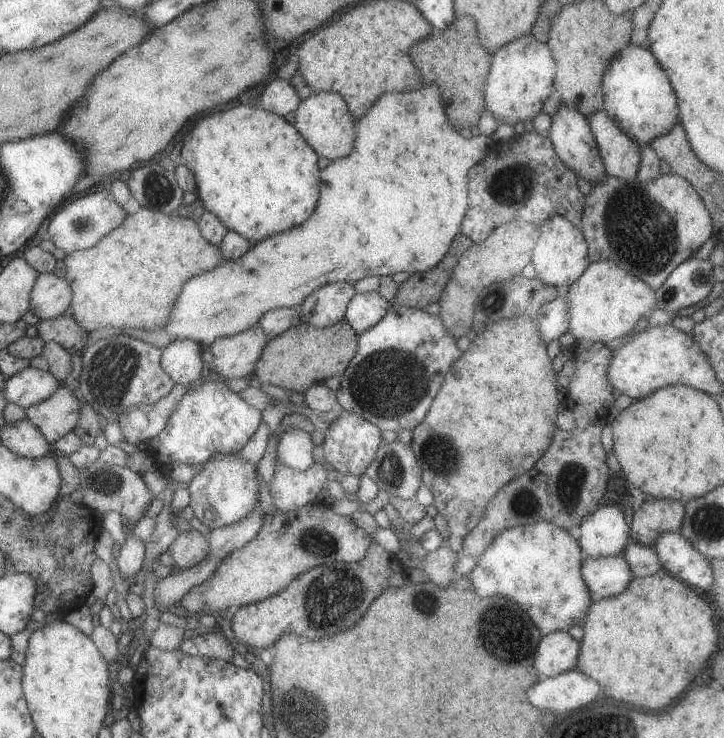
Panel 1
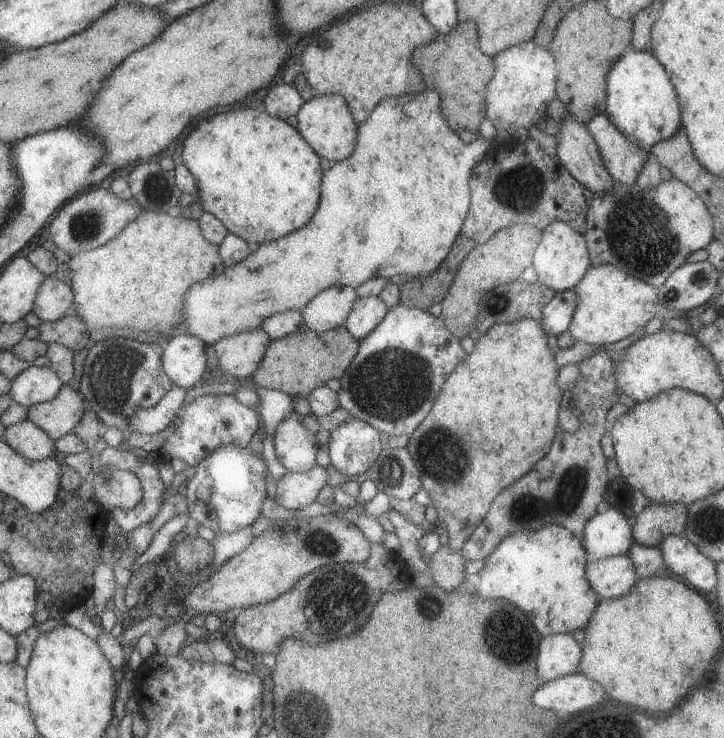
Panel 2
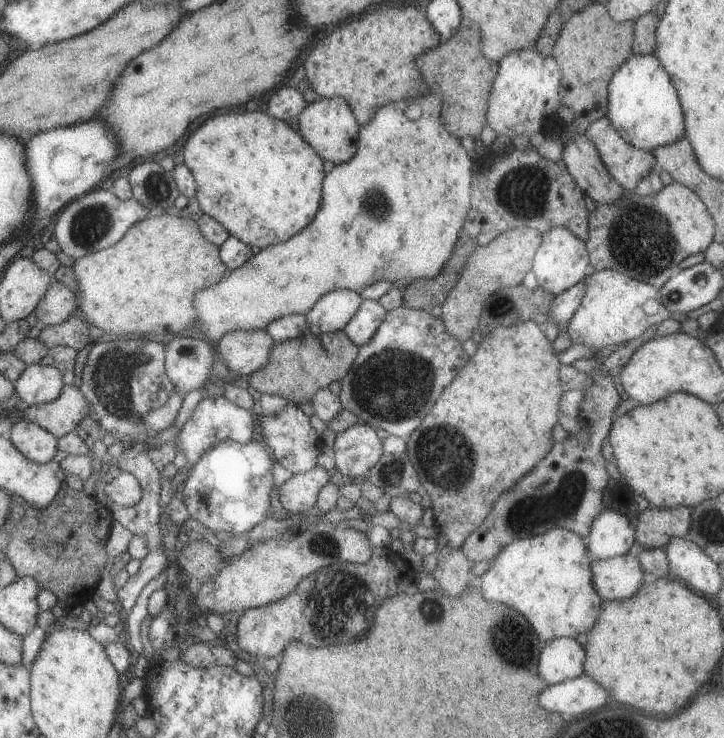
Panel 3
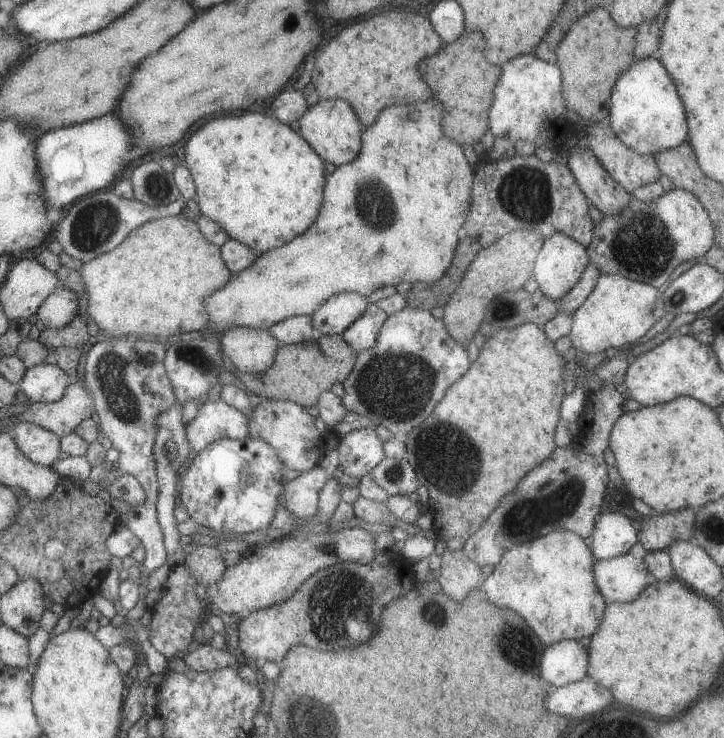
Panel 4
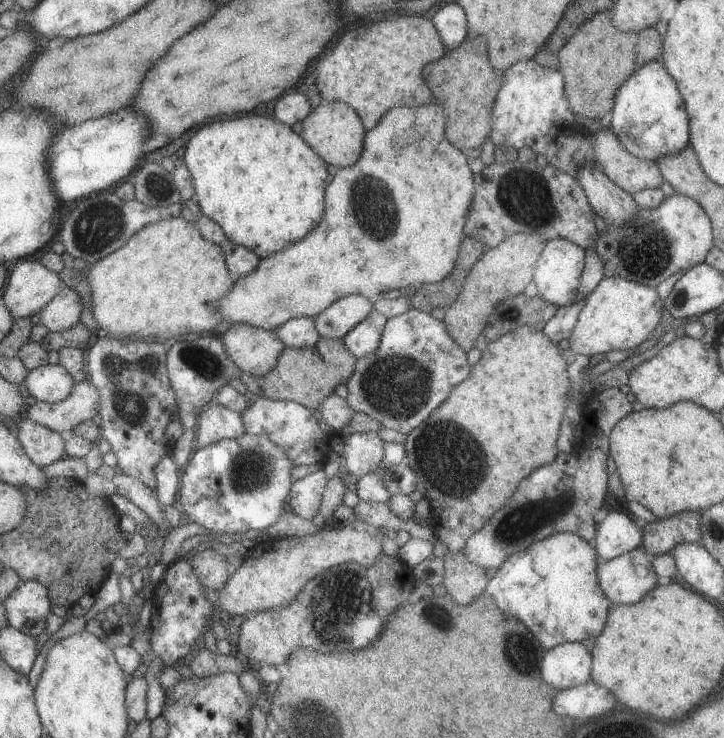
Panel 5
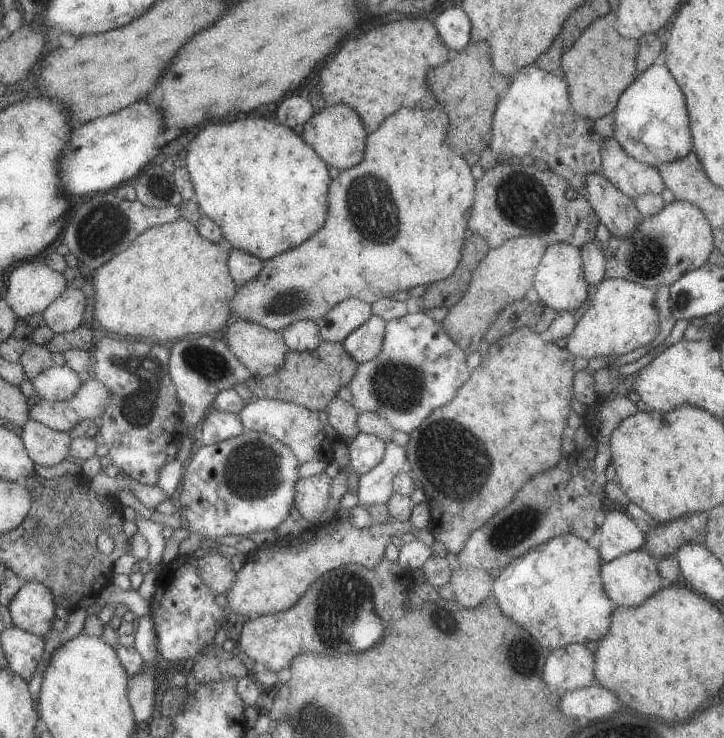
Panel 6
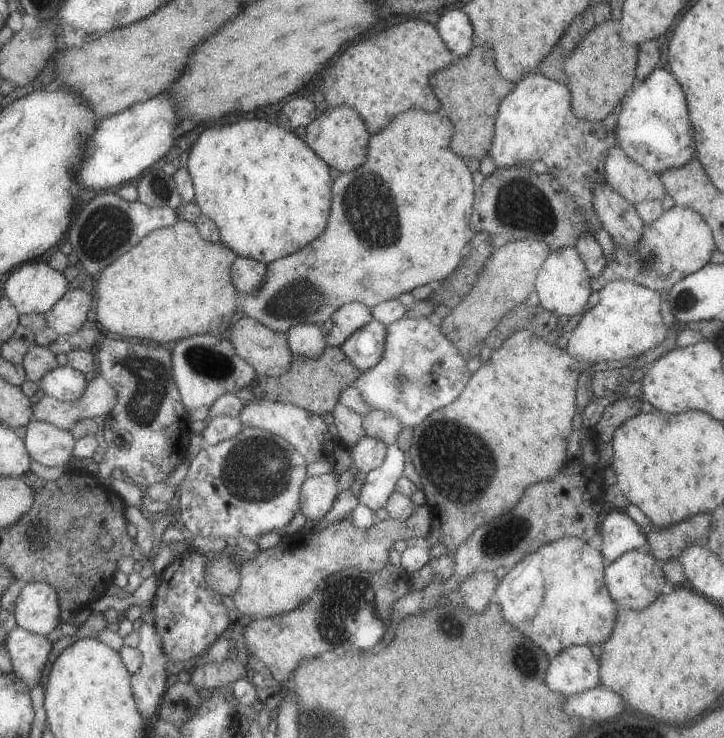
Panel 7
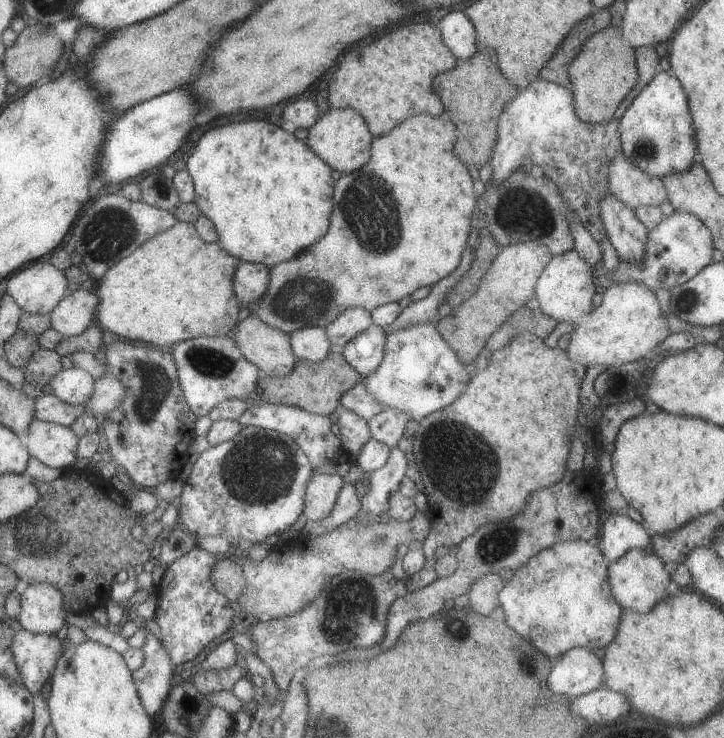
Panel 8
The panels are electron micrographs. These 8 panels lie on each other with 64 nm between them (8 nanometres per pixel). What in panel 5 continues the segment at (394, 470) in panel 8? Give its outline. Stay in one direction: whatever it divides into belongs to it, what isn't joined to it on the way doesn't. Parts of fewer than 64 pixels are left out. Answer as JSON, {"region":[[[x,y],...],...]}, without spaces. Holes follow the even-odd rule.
{"region":[[[386,442],[384,444],[385,456],[379,469],[359,478],[357,485],[357,496],[364,501],[373,501],[376,503],[387,503],[391,498],[390,492],[382,484],[380,470],[382,468],[392,468],[394,464],[400,464],[407,457],[405,444]]]}

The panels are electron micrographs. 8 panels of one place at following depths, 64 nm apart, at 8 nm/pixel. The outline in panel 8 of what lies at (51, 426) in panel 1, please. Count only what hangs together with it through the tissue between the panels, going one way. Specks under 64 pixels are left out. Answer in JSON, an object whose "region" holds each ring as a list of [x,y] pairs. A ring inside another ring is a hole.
{"region":[[[106,373],[95,382],[95,393],[83,407],[63,401],[52,392],[44,392],[35,399],[35,419],[71,427],[76,418],[86,411],[101,418],[108,411],[118,408],[126,398],[126,387],[112,373]]]}

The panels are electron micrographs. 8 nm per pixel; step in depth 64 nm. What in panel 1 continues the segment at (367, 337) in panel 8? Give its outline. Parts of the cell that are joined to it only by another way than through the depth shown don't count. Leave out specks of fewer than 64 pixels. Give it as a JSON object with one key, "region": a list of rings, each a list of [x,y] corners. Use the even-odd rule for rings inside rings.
{"region":[[[378,291],[357,293],[350,300],[345,313],[346,321],[352,326],[356,335],[362,334],[386,316],[392,304]]]}

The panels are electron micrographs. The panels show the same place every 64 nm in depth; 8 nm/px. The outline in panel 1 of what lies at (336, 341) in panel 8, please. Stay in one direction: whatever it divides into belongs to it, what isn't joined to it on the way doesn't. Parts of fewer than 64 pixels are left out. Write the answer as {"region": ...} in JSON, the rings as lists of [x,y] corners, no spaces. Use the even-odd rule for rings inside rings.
{"region":[[[332,282],[320,286],[302,302],[301,318],[316,328],[332,327],[345,318],[350,300],[356,290],[350,282]]]}

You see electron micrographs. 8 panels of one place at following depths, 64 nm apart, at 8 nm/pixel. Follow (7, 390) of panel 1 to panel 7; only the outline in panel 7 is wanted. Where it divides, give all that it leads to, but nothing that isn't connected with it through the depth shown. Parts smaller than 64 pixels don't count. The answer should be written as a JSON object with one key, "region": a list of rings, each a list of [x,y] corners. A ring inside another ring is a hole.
{"region":[[[70,365],[58,367],[43,376],[38,384],[39,395],[46,394],[61,401],[78,400],[90,381],[85,374]]]}

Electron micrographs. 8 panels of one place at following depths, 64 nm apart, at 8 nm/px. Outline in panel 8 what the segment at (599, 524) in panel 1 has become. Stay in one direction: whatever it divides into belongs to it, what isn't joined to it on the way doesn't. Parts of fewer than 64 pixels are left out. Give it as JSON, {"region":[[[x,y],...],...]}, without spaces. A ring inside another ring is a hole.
{"region":[[[612,515],[602,524],[602,554],[610,563],[616,562],[630,549],[646,549],[651,546],[651,533],[642,523],[633,521],[628,515]]]}

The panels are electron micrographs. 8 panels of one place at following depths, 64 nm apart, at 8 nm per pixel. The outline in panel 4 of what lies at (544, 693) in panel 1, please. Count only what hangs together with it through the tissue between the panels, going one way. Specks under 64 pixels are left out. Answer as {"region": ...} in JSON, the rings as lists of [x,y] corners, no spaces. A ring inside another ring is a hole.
{"region":[[[589,675],[578,682],[562,687],[552,687],[552,694],[546,698],[546,706],[562,716],[582,718],[596,712],[602,712],[612,700],[610,690],[598,685]]]}

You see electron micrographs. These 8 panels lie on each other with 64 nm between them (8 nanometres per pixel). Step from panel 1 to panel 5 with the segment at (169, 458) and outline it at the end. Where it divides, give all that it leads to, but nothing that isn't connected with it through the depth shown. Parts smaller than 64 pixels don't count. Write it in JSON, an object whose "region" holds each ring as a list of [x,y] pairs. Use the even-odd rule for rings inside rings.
{"region":[[[215,401],[198,412],[197,422],[194,440],[198,449],[220,440],[238,439],[247,433],[241,414]]]}

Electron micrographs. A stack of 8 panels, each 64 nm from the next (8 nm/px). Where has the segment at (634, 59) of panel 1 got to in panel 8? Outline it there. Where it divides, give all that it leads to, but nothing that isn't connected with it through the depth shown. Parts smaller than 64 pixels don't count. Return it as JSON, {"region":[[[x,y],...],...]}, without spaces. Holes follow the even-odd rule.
{"region":[[[658,71],[649,85],[636,91],[620,124],[623,154],[650,177],[662,179],[669,174],[683,173],[699,161],[698,141],[686,91],[678,78],[666,71]]]}

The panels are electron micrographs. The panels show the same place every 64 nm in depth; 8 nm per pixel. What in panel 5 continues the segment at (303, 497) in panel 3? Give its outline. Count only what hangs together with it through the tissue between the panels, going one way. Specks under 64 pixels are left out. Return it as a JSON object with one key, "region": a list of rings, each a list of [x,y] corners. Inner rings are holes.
{"region":[[[322,467],[293,482],[290,486],[290,498],[287,501],[293,512],[302,519],[313,520],[317,517],[327,483],[328,479]]]}

